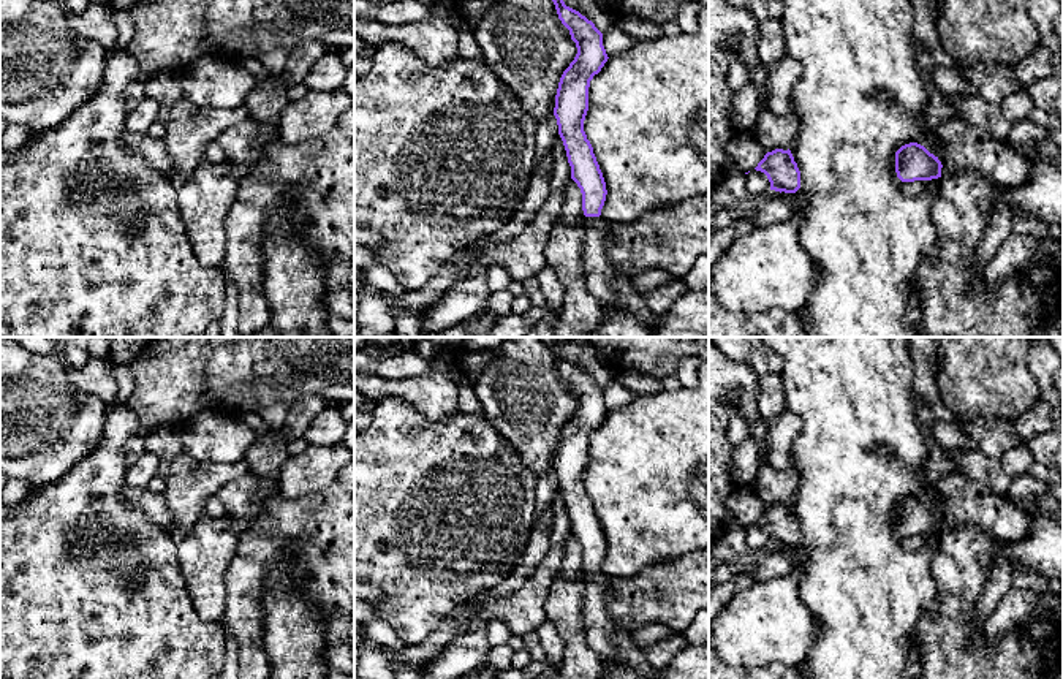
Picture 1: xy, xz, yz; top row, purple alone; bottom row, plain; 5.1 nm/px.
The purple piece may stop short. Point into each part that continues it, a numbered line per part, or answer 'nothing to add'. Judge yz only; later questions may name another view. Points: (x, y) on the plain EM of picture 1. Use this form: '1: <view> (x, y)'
1: yz (964, 500)

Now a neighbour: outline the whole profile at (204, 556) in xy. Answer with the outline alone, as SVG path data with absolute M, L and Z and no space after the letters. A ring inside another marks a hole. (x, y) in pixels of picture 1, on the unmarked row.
M202 513L195 530L179 546L179 565L202 620L220 622L226 608L226 570L237 551L237 533L225 516Z

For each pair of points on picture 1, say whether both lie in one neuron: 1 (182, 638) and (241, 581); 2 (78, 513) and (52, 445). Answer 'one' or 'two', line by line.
1: two
2: two

